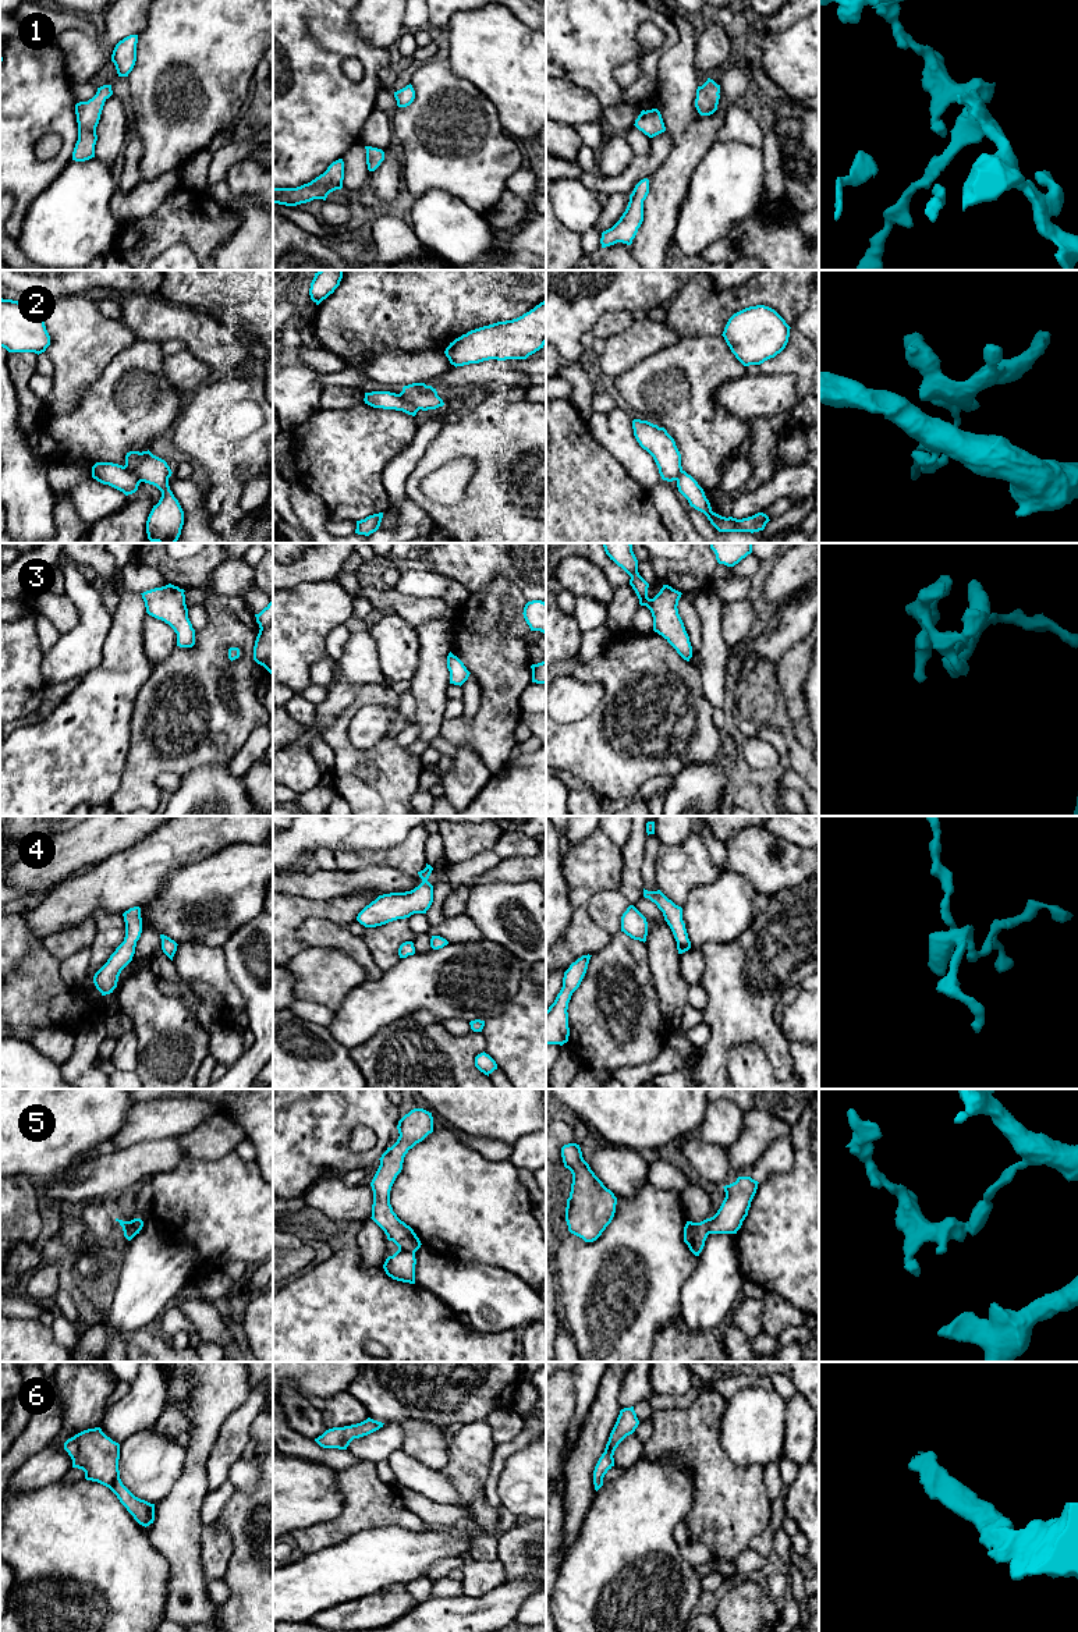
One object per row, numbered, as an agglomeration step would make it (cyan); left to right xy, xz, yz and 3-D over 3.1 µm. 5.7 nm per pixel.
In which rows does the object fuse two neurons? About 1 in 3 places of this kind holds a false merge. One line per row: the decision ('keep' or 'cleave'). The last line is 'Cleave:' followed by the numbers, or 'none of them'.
1: keep
2: cleave
3: keep
4: keep
5: cleave
6: keep
Cleave: 2, 5

